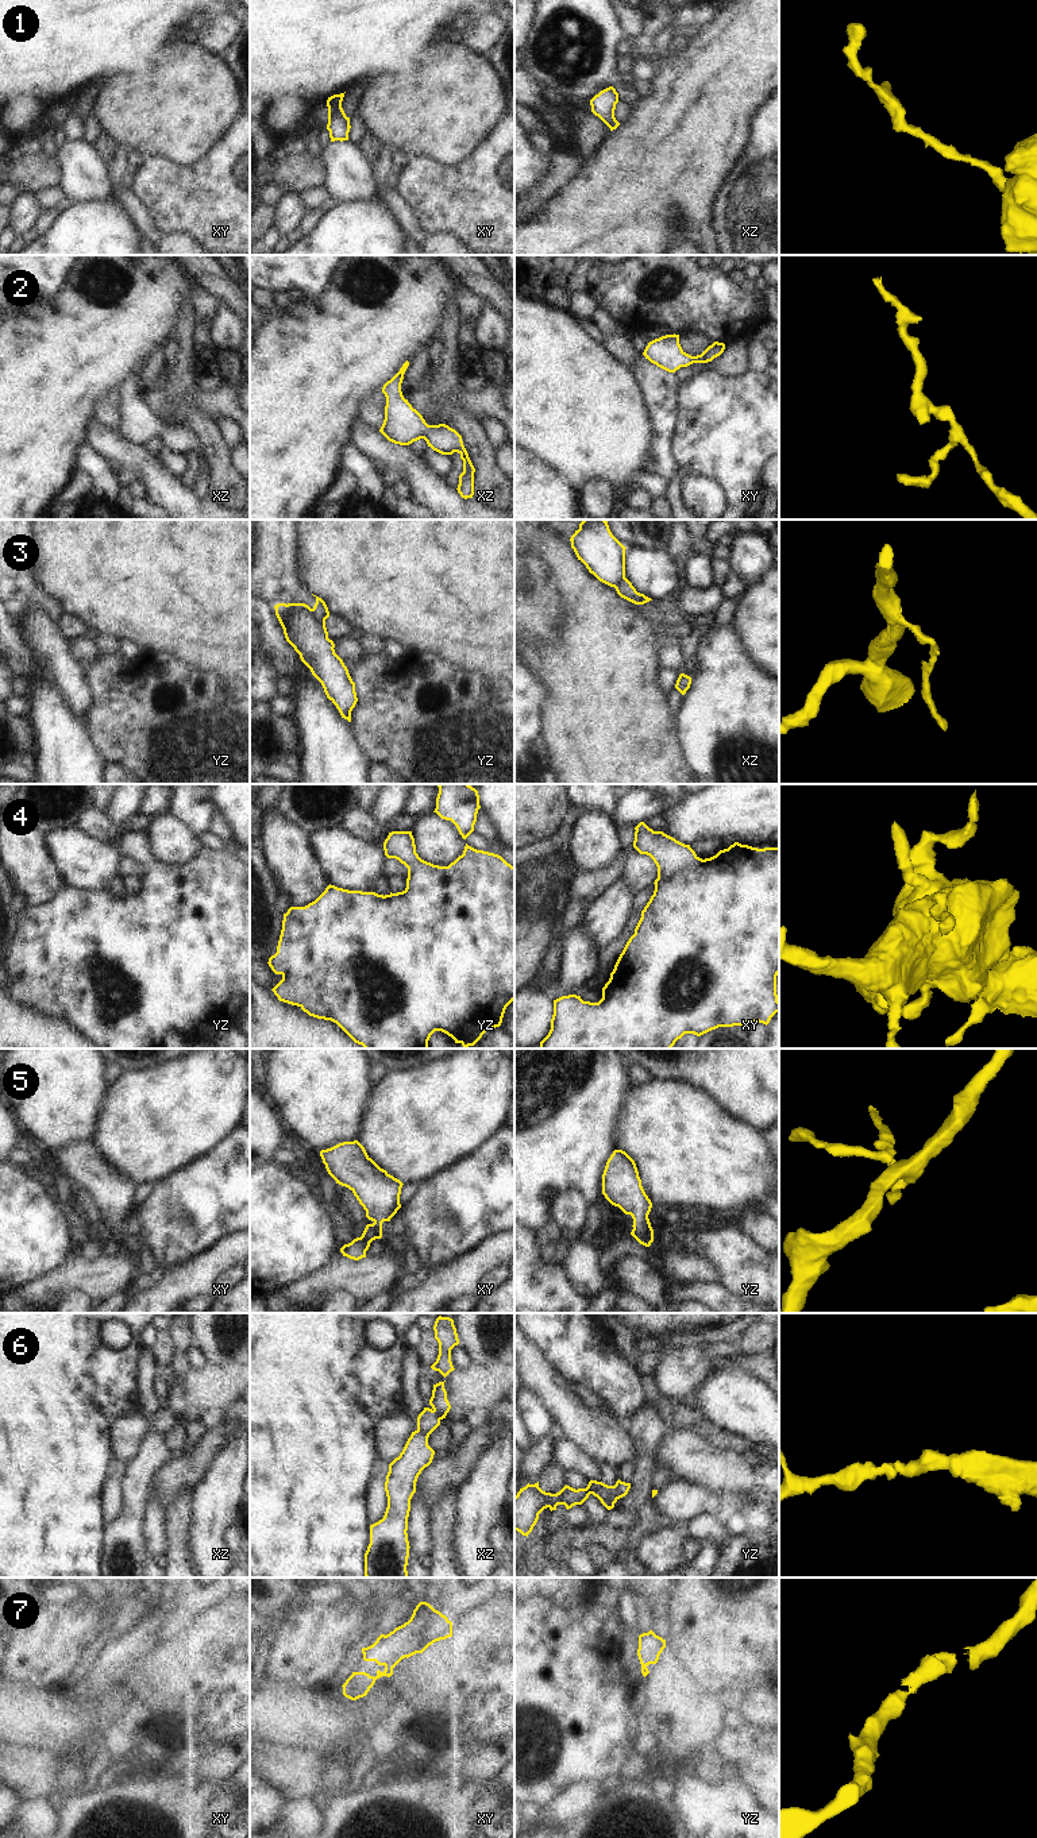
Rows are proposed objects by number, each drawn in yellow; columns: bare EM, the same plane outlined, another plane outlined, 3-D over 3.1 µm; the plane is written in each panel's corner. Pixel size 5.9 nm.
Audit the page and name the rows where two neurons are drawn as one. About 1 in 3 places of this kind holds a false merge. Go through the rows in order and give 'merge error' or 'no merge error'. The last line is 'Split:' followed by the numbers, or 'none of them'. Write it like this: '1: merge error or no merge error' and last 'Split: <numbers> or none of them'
1: no merge error
2: no merge error
3: merge error
4: no merge error
5: no merge error
6: no merge error
7: no merge error
Split: 3

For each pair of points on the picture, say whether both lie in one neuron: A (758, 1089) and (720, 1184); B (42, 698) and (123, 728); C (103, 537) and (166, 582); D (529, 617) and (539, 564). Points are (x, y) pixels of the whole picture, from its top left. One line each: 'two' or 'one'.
A: two
B: two
C: one
D: one

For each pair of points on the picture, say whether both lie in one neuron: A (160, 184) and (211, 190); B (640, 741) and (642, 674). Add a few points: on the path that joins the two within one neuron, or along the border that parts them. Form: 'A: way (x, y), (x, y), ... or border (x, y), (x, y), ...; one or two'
A: way (172, 190), (199, 190); one
B: way (640, 725), (640, 690); one

